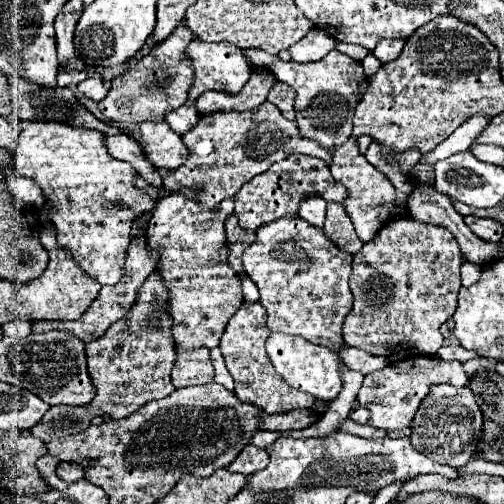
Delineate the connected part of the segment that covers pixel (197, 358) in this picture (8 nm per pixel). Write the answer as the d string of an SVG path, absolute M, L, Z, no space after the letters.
M206 348L176 354L176 364L172 368L172 384L176 388L208 384L214 380L214 368Z

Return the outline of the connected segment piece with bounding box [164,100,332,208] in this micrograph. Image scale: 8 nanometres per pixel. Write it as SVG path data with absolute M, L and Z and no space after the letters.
M264 102L248 112L212 112L200 114L196 126L182 136L190 154L184 166L164 176L164 187L170 192L178 192L184 186L196 192L196 200L206 208L216 208L224 198L232 198L244 182L252 180L256 174L262 174L270 164L284 160L290 154L316 156L326 162L332 160L332 154L324 150L318 142L302 138L296 122L290 122L282 112L272 104Z

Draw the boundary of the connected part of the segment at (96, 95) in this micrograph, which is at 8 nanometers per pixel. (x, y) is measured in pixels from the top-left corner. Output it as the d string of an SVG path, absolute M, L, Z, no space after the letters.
M100 74L88 76L84 82L78 84L78 90L80 90L82 94L86 94L88 98L96 100L96 102L100 102L100 100L106 96L106 92L108 92L108 90L104 88L104 82L102 82L102 76L100 76Z

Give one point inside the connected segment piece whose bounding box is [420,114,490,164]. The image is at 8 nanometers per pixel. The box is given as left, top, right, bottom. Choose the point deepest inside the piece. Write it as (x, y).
(463, 137)

